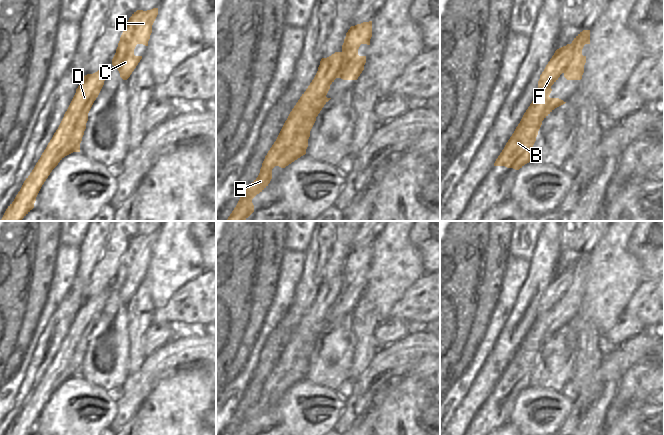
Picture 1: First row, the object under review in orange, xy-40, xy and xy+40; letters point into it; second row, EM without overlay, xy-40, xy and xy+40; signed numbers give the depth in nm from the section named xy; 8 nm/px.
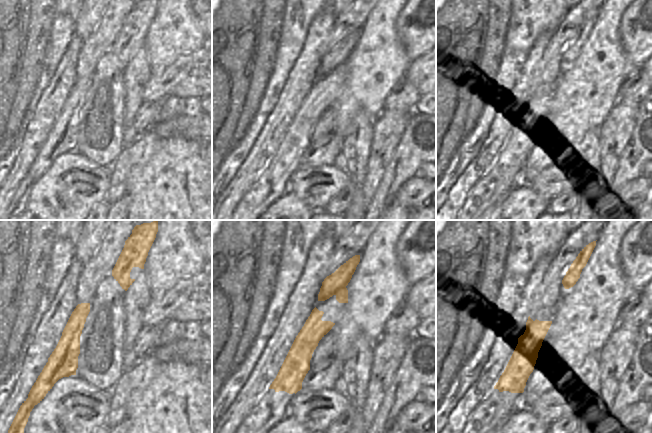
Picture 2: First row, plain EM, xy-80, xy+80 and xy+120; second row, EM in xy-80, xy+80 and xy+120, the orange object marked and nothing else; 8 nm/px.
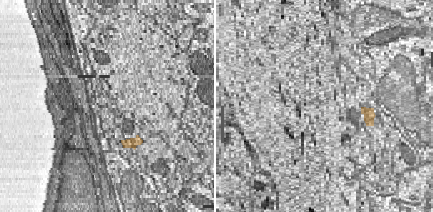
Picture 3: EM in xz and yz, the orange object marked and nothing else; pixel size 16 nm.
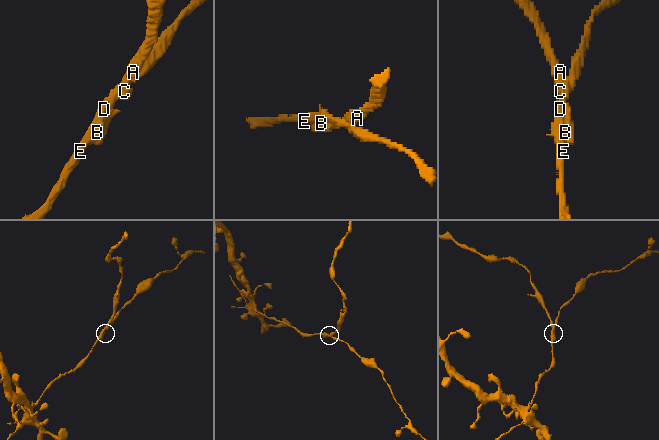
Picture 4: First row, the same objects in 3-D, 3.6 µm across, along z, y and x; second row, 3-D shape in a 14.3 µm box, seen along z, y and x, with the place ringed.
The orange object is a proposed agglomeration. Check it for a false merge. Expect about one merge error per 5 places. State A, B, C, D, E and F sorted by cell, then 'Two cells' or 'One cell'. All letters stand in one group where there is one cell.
Groups: A C / B D E F. Two cells.

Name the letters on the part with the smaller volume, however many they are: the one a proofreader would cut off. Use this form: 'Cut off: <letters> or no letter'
Cut off: A, C.

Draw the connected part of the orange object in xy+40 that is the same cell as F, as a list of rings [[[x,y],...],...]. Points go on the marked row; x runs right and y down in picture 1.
[[[567,46],[557,49],[540,75],[538,93],[504,149],[496,159],[494,166],[505,166],[519,170],[530,162],[530,153],[536,141],[542,121],[557,107],[565,104],[559,98],[550,98],[551,86],[558,80],[574,59],[574,53]]]

